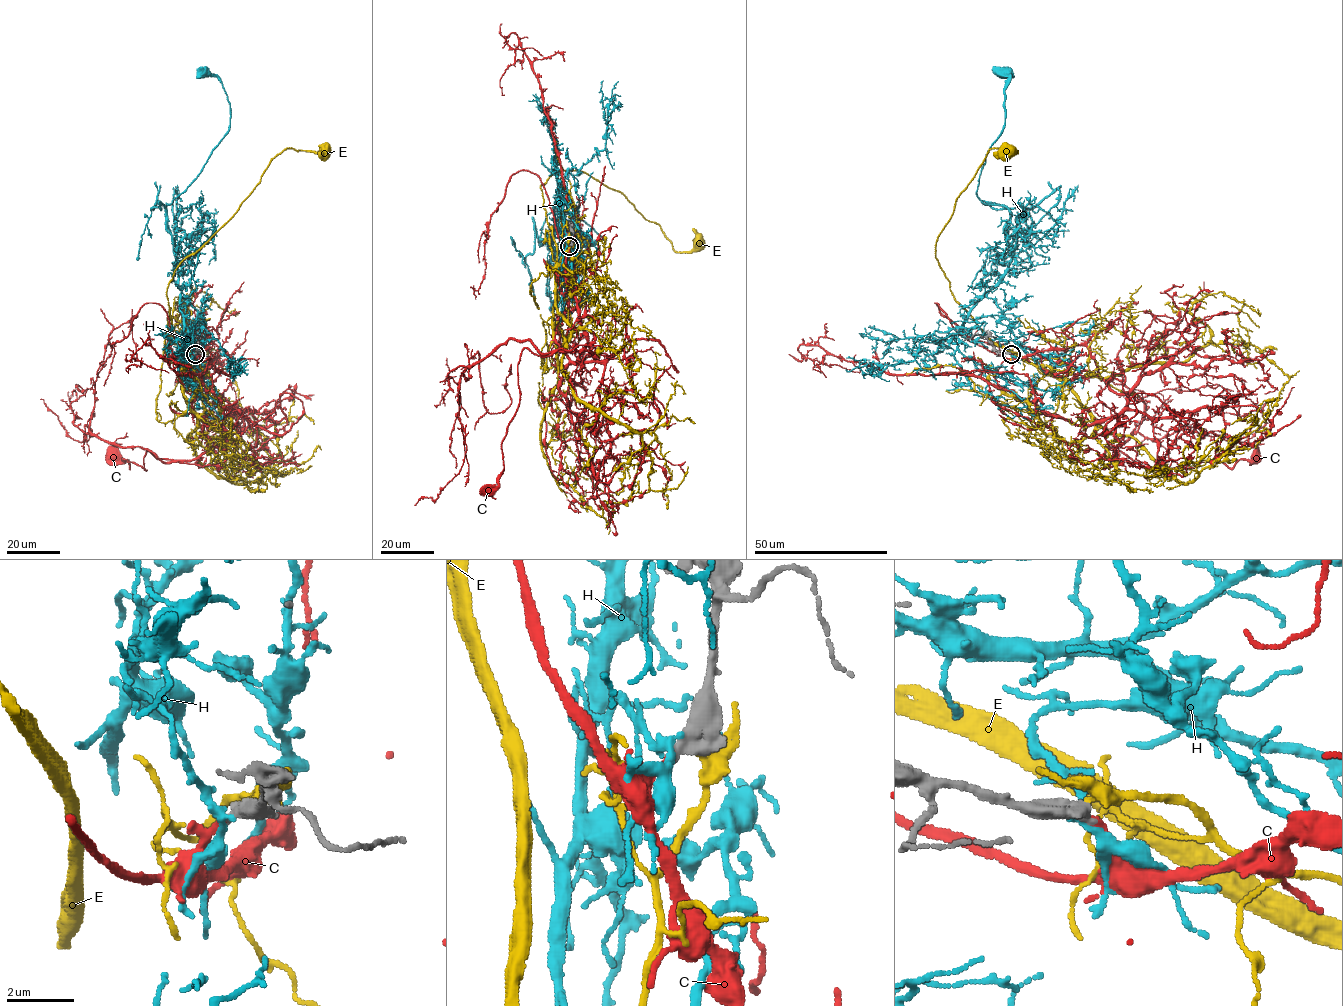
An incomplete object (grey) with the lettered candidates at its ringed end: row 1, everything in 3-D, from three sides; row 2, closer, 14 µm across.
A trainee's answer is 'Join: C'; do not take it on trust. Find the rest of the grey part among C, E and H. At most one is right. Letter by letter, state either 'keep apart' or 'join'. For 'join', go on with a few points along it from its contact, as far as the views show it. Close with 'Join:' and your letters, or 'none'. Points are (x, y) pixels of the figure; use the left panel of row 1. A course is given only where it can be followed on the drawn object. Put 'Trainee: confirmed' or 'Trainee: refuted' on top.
Trainee: confirmed
C: join; it runs (195, 354), (184, 345), (181, 385), (219, 408), (227, 438), (188, 460), (147, 451), (146, 470), (113, 456)
E: keep apart
H: keep apart
Join: C

